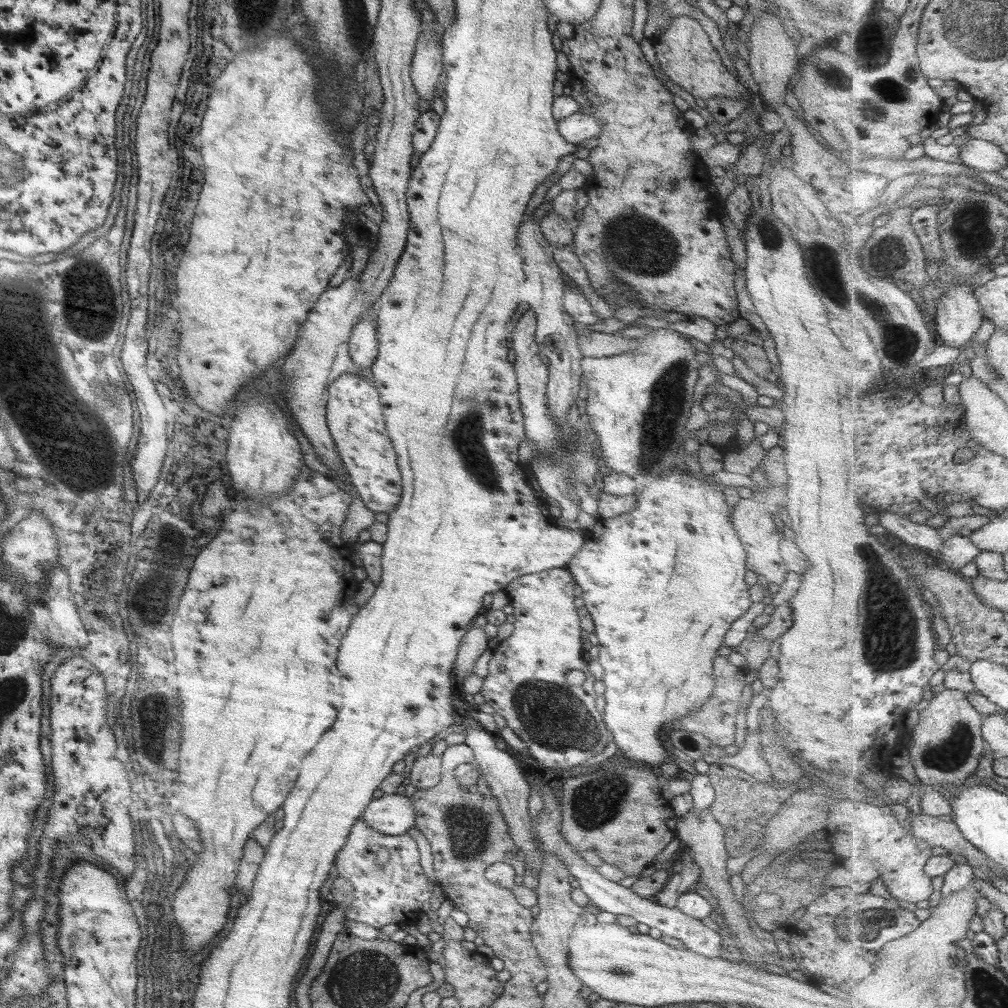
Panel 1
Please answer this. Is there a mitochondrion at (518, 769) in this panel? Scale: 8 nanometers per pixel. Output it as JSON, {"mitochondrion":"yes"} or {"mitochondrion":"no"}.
{"mitochondrion":"no"}

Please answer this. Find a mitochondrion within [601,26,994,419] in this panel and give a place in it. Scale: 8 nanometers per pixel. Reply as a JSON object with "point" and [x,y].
{"point":[898,340]}

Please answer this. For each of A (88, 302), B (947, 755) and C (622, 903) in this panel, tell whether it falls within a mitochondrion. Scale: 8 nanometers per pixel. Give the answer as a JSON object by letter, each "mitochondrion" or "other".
{"A":"mitochondrion","B":"mitochondrion","C":"other"}

